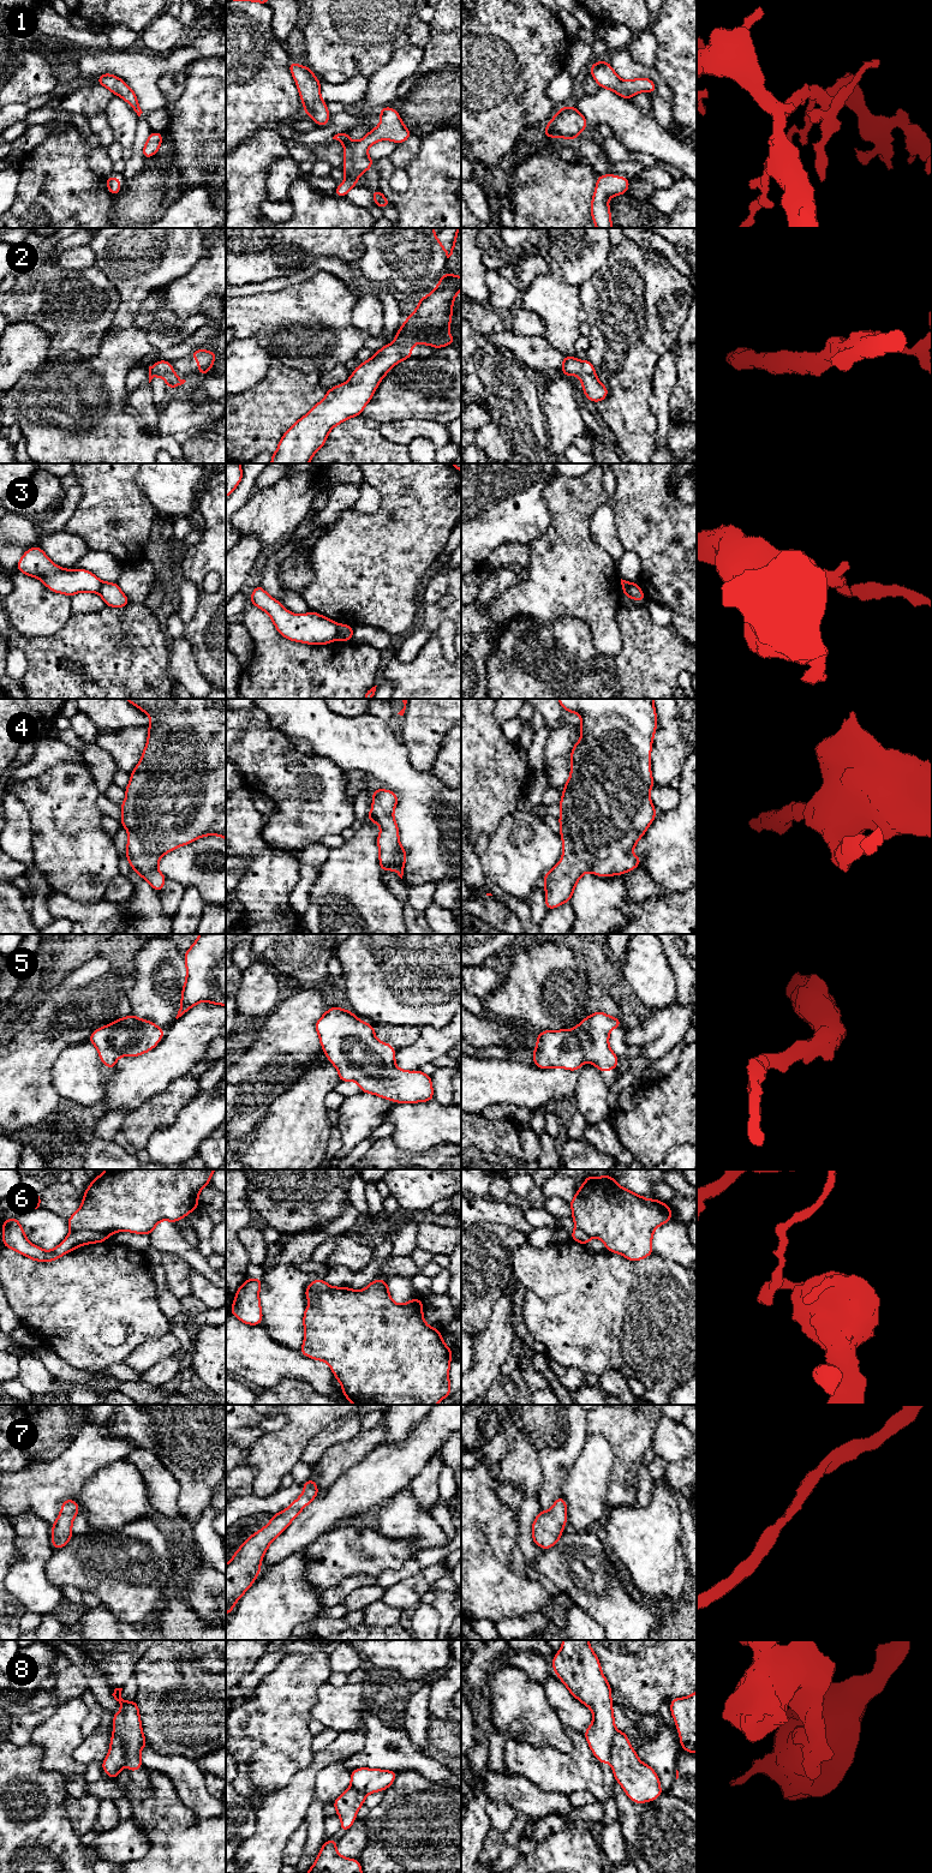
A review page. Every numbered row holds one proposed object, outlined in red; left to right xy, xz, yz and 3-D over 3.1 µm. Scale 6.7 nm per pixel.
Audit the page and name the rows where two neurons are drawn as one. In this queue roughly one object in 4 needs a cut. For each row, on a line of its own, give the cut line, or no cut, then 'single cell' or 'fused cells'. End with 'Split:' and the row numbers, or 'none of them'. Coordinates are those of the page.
1: no cut | single cell
2: no cut | single cell
3: xz (339, 624), (335, 639) | fused cells
4: no cut | single cell
5: no cut | single cell
6: xy (71, 1231), (93, 1230), (106, 1236) | fused cells
7: no cut | single cell
8: xy (113, 1733), (120, 1740), (125, 1761) | fused cells
Split: 3, 6, 8

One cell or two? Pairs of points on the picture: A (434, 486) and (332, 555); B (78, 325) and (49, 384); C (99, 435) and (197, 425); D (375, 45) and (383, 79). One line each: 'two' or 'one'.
A: one
B: two
C: two
D: two

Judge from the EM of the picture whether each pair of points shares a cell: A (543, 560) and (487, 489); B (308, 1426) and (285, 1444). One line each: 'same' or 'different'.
A: different
B: same

